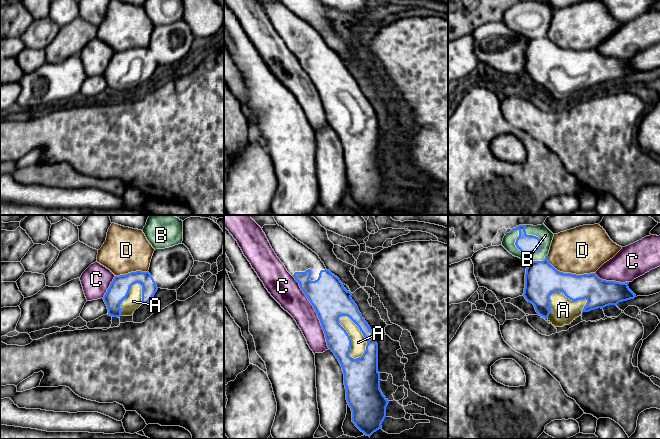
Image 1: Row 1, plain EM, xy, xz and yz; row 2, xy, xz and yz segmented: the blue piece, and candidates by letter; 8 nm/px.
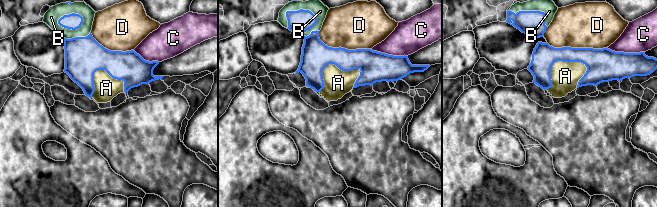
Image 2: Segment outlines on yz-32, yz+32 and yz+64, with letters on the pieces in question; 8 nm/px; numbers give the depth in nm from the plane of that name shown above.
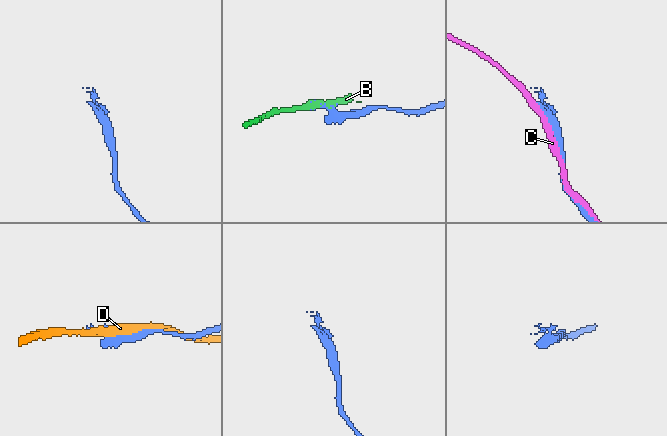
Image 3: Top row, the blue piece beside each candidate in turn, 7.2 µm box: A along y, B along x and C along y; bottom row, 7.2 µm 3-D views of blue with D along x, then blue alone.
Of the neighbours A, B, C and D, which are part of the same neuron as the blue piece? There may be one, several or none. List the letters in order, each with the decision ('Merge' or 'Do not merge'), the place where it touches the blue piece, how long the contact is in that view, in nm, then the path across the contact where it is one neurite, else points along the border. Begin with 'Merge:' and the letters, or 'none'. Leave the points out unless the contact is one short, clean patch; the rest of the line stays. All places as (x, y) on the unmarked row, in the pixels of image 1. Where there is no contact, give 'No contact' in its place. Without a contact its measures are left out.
Merge: A
A: Merge. Touches blue at xz (350, 116). Shared border 380 nm
B: Do not merge. Touches blue at yz (518, 24). Shared border 300 nm
C: Do not merge. Touches blue at xz (315, 87). Shared border 650 nm
D: Do not merge. Touches blue at yz (568, 49). Shared border 420 nm

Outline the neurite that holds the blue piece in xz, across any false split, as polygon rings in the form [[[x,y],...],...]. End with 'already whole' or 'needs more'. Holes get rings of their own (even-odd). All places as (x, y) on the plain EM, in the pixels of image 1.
[[[278,0],[264,1],[262,6],[275,30],[299,59],[317,89],[327,122],[342,143],[346,176],[352,187],[352,198],[364,211],[370,213],[382,204],[381,200],[386,193],[386,183],[389,179],[380,165],[377,114],[352,76],[352,69],[344,64],[337,52],[326,45],[315,28]]] | needs more

